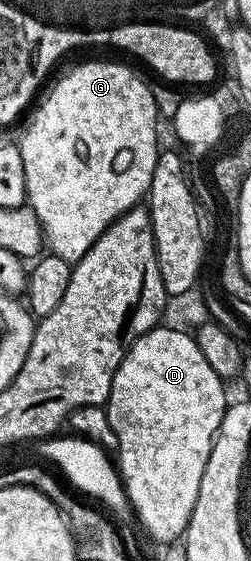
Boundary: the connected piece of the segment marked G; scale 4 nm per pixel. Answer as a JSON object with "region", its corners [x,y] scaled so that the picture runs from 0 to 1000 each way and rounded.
{"region":[[[331,112],[291,121],[223,144],[219,157],[147,191],[92,250],[68,255],[96,289],[104,360],[147,380],[199,453],[295,472],[450,392],[478,390],[582,349],[641,267],[633,191],[582,144],[490,112]]]}

